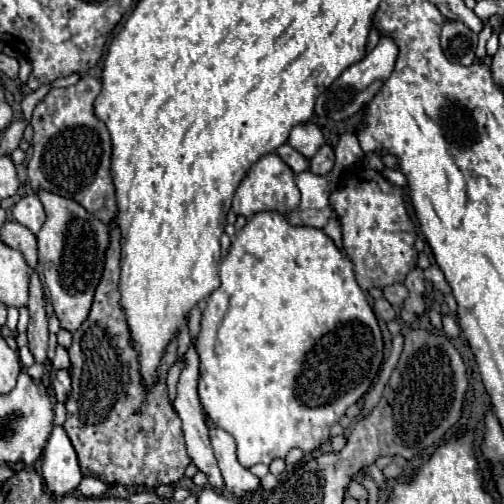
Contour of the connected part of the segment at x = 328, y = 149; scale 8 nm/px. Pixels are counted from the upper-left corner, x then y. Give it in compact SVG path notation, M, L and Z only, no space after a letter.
M324 143L318 149L318 153L310 159L310 171L316 175L326 175L332 171L332 167L334 167L334 149L332 145Z

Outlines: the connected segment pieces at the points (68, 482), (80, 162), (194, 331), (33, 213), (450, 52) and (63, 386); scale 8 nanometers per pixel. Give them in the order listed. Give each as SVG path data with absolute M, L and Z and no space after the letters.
M62 427L52 429L52 435L44 447L42 475L48 489L60 497L76 491L84 477L76 451Z
M82 77L76 85L50 89L32 115L32 157L28 161L28 177L32 189L46 189L56 195L74 199L94 217L110 223L118 209L116 189L112 181L112 141L110 133L94 113L94 101L102 91L102 81Z
M195 306L189 313L189 333L191 336L191 342L196 343L197 337L200 332L201 310L198 306Z
M34 193L24 195L14 207L12 207L12 217L14 221L18 221L20 225L28 227L32 233L38 233L46 215L44 215L44 207L40 203L40 199Z
M446 21L442 29L442 51L452 63L472 65L476 61L478 35L460 21Z
M56 371L56 377L54 377L54 395L58 401L66 401L68 393L70 393L70 375L68 371Z

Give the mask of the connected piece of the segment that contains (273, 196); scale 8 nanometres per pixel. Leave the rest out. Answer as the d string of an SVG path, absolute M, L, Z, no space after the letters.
M270 153L270 155L260 157L248 169L246 177L242 179L240 187L234 193L232 211L236 215L244 215L246 219L250 219L254 213L260 213L260 211L278 211L278 213L286 215L288 211L296 209L298 203L300 203L300 191L296 189L292 169L288 169L288 165L284 165L284 161L280 161L280 157L276 157L276 153Z

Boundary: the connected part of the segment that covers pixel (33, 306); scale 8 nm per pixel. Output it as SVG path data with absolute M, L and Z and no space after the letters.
M34 273L30 277L30 325L28 325L28 347L34 355L34 361L38 365L46 363L46 349L48 349L48 321L44 313L44 291L40 285L38 275Z

